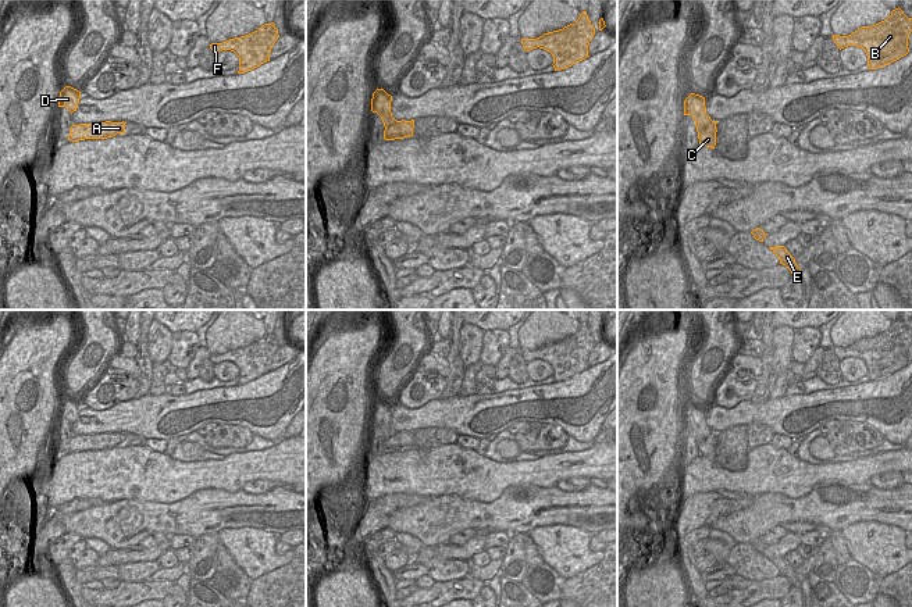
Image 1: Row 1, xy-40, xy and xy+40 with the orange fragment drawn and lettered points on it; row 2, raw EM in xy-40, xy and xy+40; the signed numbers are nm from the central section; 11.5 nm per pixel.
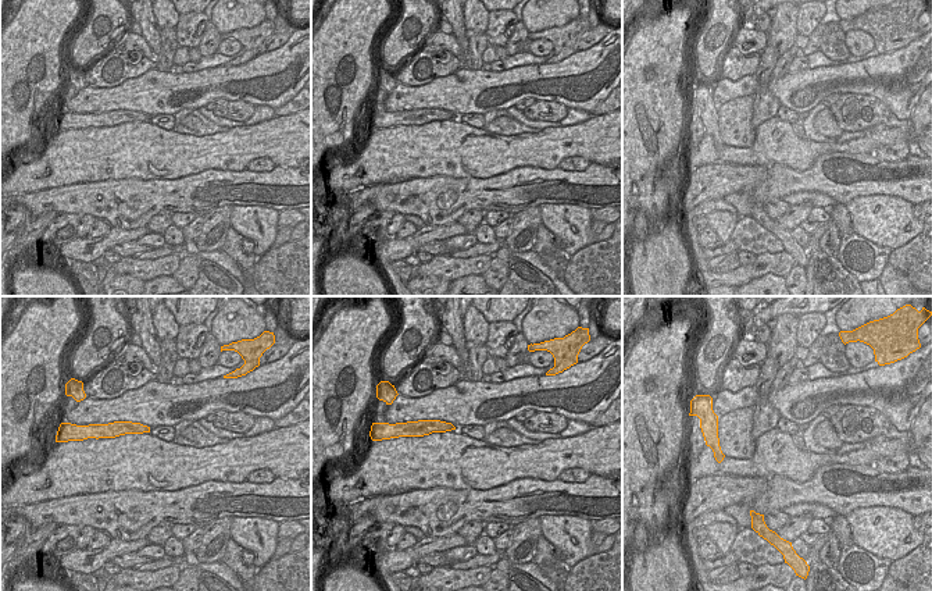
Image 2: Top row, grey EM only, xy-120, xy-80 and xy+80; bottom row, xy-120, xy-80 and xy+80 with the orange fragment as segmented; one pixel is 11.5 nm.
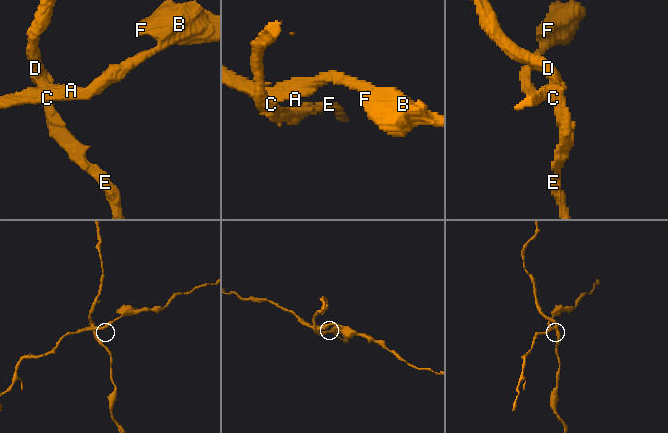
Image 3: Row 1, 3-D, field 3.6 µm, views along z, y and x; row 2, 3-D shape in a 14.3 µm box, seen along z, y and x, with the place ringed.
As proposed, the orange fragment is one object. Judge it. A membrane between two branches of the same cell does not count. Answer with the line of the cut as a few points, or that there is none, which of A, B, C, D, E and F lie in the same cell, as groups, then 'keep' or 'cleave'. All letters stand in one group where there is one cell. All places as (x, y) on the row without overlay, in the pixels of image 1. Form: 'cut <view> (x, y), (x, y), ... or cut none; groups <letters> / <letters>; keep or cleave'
cut xy (398, 432), (385, 439); groups A B F / C D E; cleave

